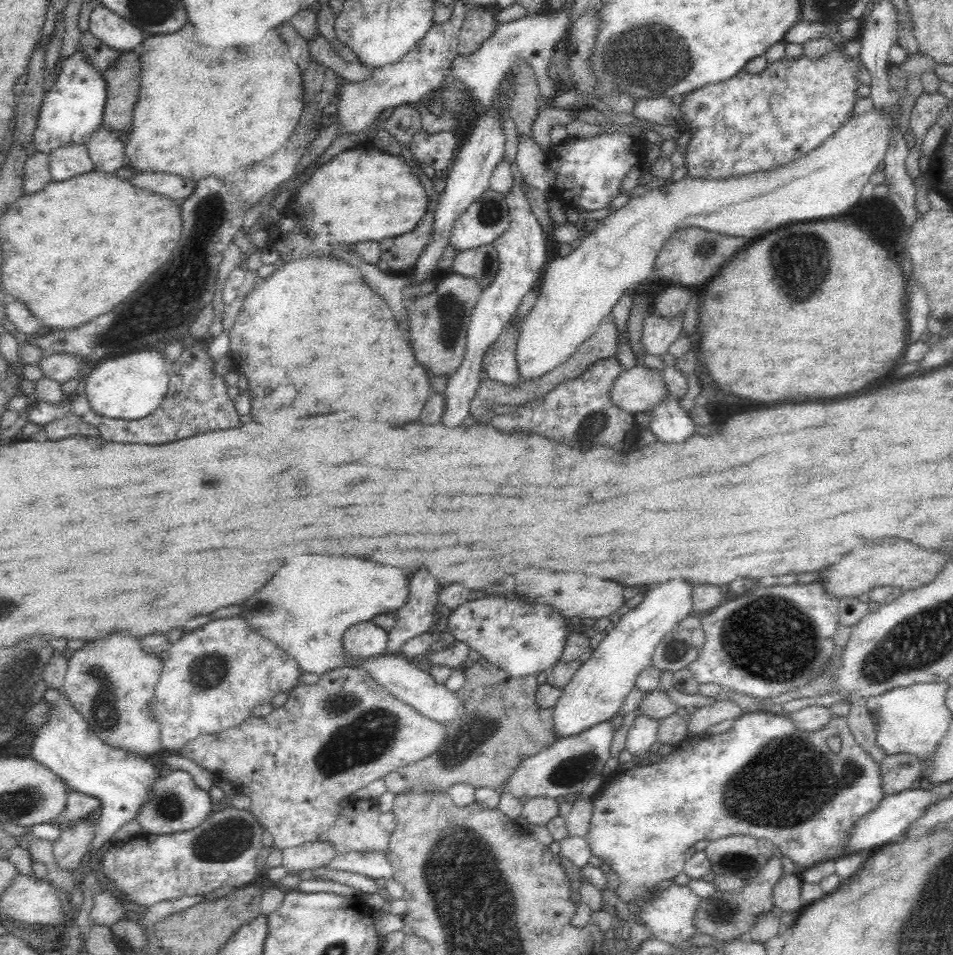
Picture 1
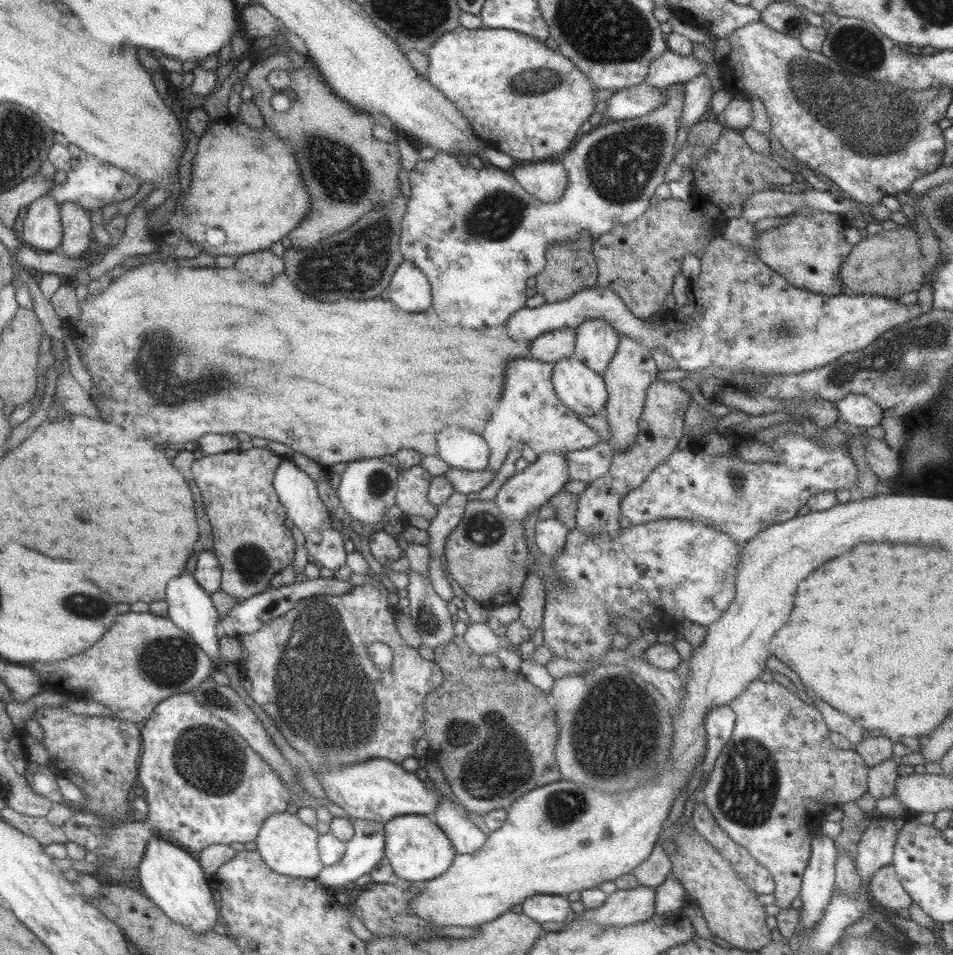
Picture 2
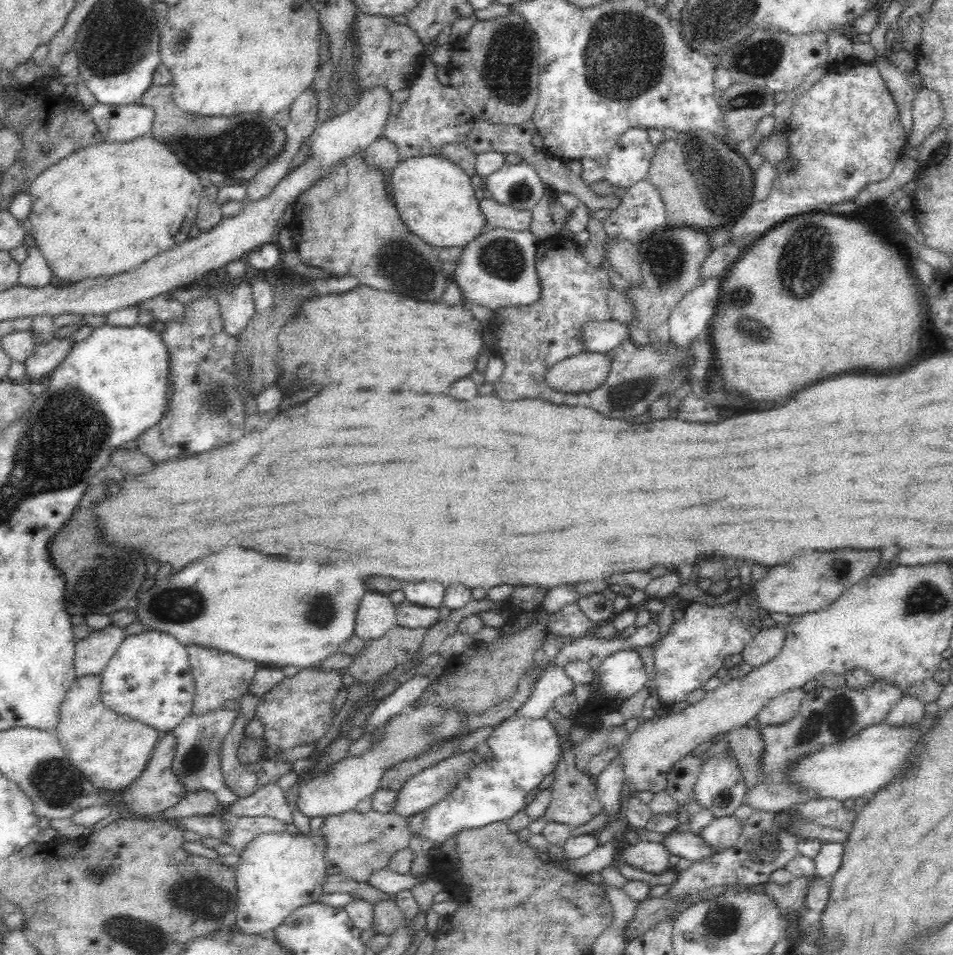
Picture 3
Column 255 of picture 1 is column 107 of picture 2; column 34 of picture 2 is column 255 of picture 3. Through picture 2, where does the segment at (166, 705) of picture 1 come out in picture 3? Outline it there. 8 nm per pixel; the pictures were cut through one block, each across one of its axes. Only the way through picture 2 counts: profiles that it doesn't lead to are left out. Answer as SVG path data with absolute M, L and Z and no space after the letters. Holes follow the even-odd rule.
M196 643L186 645L185 649L189 658L190 677L194 678L194 698L192 698L192 710L188 717L224 709L224 704L230 699L239 700L248 693L248 687L255 672L261 668L258 662L244 660L230 652L222 652Z

